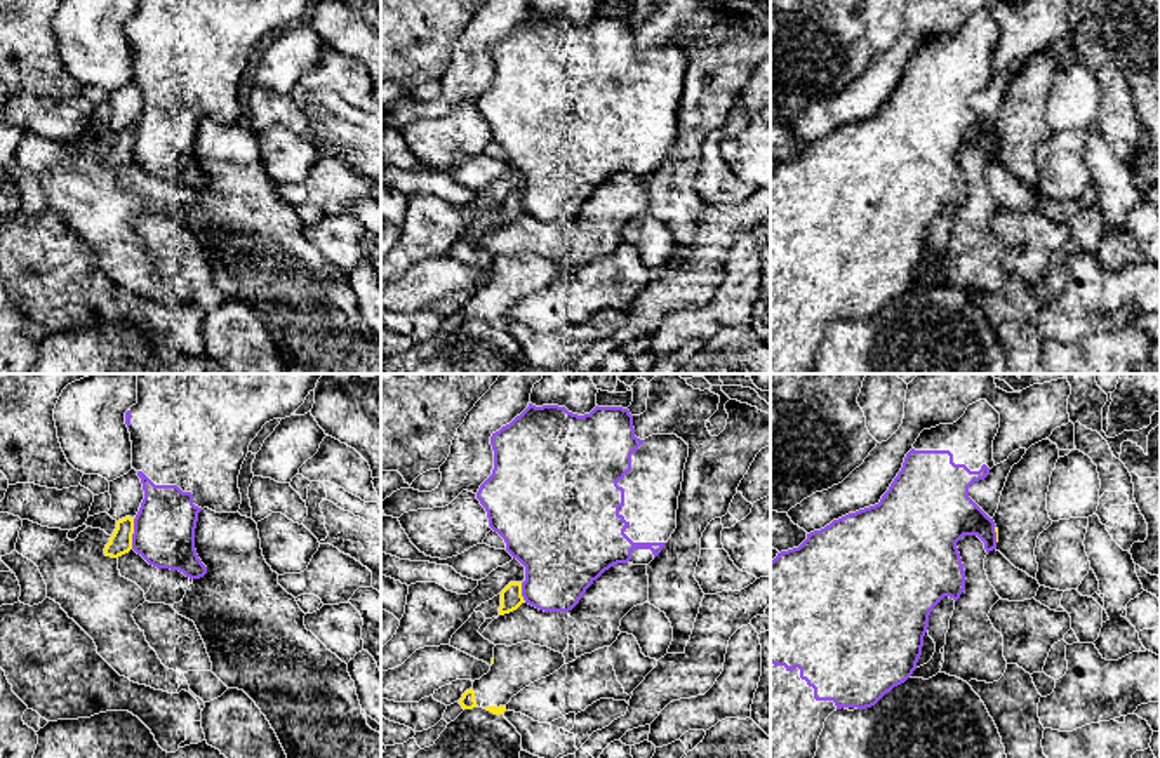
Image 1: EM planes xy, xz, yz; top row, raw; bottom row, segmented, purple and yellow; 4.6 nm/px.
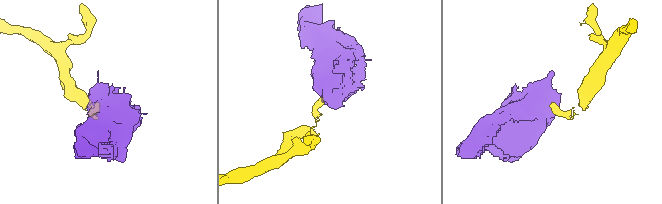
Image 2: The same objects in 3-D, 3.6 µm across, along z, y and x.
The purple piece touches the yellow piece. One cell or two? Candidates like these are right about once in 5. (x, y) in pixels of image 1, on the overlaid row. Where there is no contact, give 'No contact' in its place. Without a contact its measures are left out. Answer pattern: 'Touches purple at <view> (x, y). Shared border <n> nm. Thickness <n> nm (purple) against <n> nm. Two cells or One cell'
Touches purple at xy (133, 534). Shared border 140 nm. Thickness 280 nm (purple) against 110 nm. Two cells

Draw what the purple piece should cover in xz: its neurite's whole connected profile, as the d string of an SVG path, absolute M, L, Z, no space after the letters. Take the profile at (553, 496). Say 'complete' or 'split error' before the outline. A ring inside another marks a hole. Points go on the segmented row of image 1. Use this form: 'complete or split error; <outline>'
split error; M543 405L529 407L517 416L510 424L492 433L490 445L494 450L492 475L480 485L477 499L487 511L489 527L497 532L506 551L525 567L525 581L522 582L522 596L525 603L544 612L572 610L586 589L610 567L617 563L649 565L664 548L677 529L678 495L683 482L683 469L689 457L689 445L677 435L652 435L645 440L635 436L633 416L623 407L595 407L590 414L577 416L565 407Z

